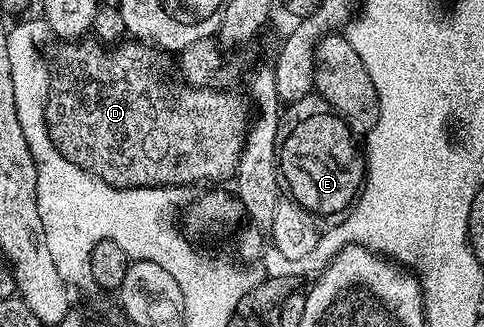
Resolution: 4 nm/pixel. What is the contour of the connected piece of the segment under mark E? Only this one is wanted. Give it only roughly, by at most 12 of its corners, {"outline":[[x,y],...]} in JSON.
{"outline":[[312,111],[278,145],[292,200],[347,210],[366,157],[344,118]]}

